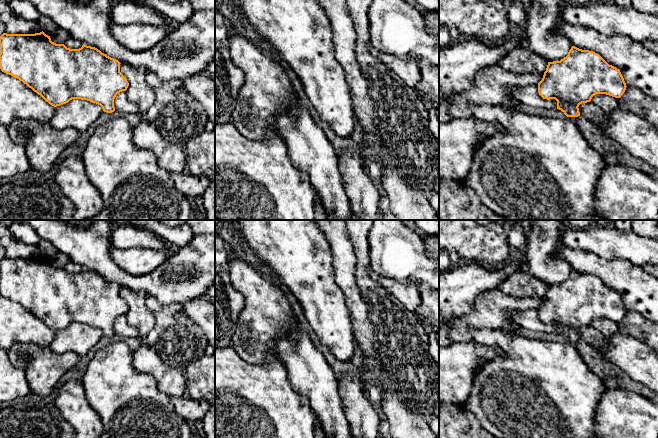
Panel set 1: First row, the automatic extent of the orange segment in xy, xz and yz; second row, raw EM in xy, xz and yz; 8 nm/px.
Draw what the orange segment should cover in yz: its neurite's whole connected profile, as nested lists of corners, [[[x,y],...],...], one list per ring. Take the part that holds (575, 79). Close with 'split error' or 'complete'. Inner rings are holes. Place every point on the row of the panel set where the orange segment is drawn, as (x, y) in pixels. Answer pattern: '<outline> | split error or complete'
[[[572,46],[566,57],[560,61],[548,62],[543,78],[538,83],[539,95],[543,99],[555,99],[557,101],[557,109],[561,110],[566,115],[565,118],[559,119],[528,115],[502,105],[483,104],[474,105],[471,107],[471,117],[488,123],[497,123],[503,128],[504,132],[496,132],[493,136],[486,138],[476,150],[472,167],[465,178],[466,183],[476,192],[485,206],[487,206],[493,213],[508,220],[605,220],[602,216],[594,211],[593,203],[596,185],[602,171],[607,166],[607,164],[605,163],[604,157],[590,146],[583,134],[580,132],[577,126],[577,117],[580,116],[578,107],[582,103],[590,102],[592,97],[596,94],[606,94],[615,98],[620,98],[624,94],[626,87],[626,83],[619,69],[609,65],[599,54],[593,51],[582,50]]] | split error

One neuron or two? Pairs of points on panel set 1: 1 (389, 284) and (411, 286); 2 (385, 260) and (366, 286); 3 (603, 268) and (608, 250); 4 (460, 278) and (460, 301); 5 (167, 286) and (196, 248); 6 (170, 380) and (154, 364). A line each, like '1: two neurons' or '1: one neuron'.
1: one neuron
2: two neurons
3: two neurons
4: one neuron
5: one neuron
6: one neuron

